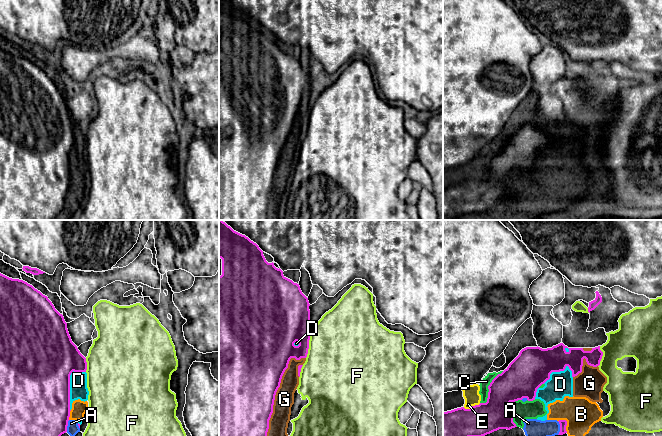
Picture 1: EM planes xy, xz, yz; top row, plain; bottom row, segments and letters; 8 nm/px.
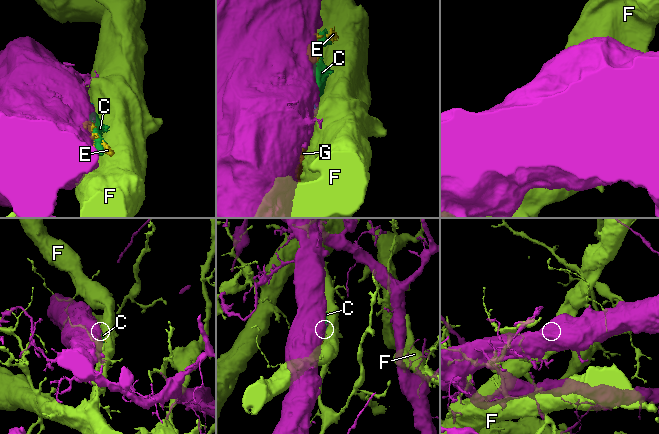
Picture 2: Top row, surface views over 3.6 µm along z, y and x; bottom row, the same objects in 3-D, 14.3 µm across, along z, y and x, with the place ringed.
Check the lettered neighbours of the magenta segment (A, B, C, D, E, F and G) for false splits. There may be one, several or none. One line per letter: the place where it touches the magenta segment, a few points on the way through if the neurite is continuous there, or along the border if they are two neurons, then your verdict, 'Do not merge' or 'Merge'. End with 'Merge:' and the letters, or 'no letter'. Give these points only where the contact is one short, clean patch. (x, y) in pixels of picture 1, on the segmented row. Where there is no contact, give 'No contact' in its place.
A: Touches magenta at yz (560, 428). Do not merge
B: Touches magenta at yz (566, 423). Do not merge
C: Touches magenta at yz (488, 388). Do not merge
D: Touches magenta at xy (69, 385). Do not merge
E: Touches magenta at yz (472, 406). Do not merge
F: Touches magenta at xz (308, 344). Do not merge
G: Touches magenta at xz (277, 389). Do not merge
Merge: no letter

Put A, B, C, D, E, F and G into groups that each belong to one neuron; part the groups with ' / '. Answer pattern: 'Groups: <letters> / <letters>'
Groups: A B C D E G / F

